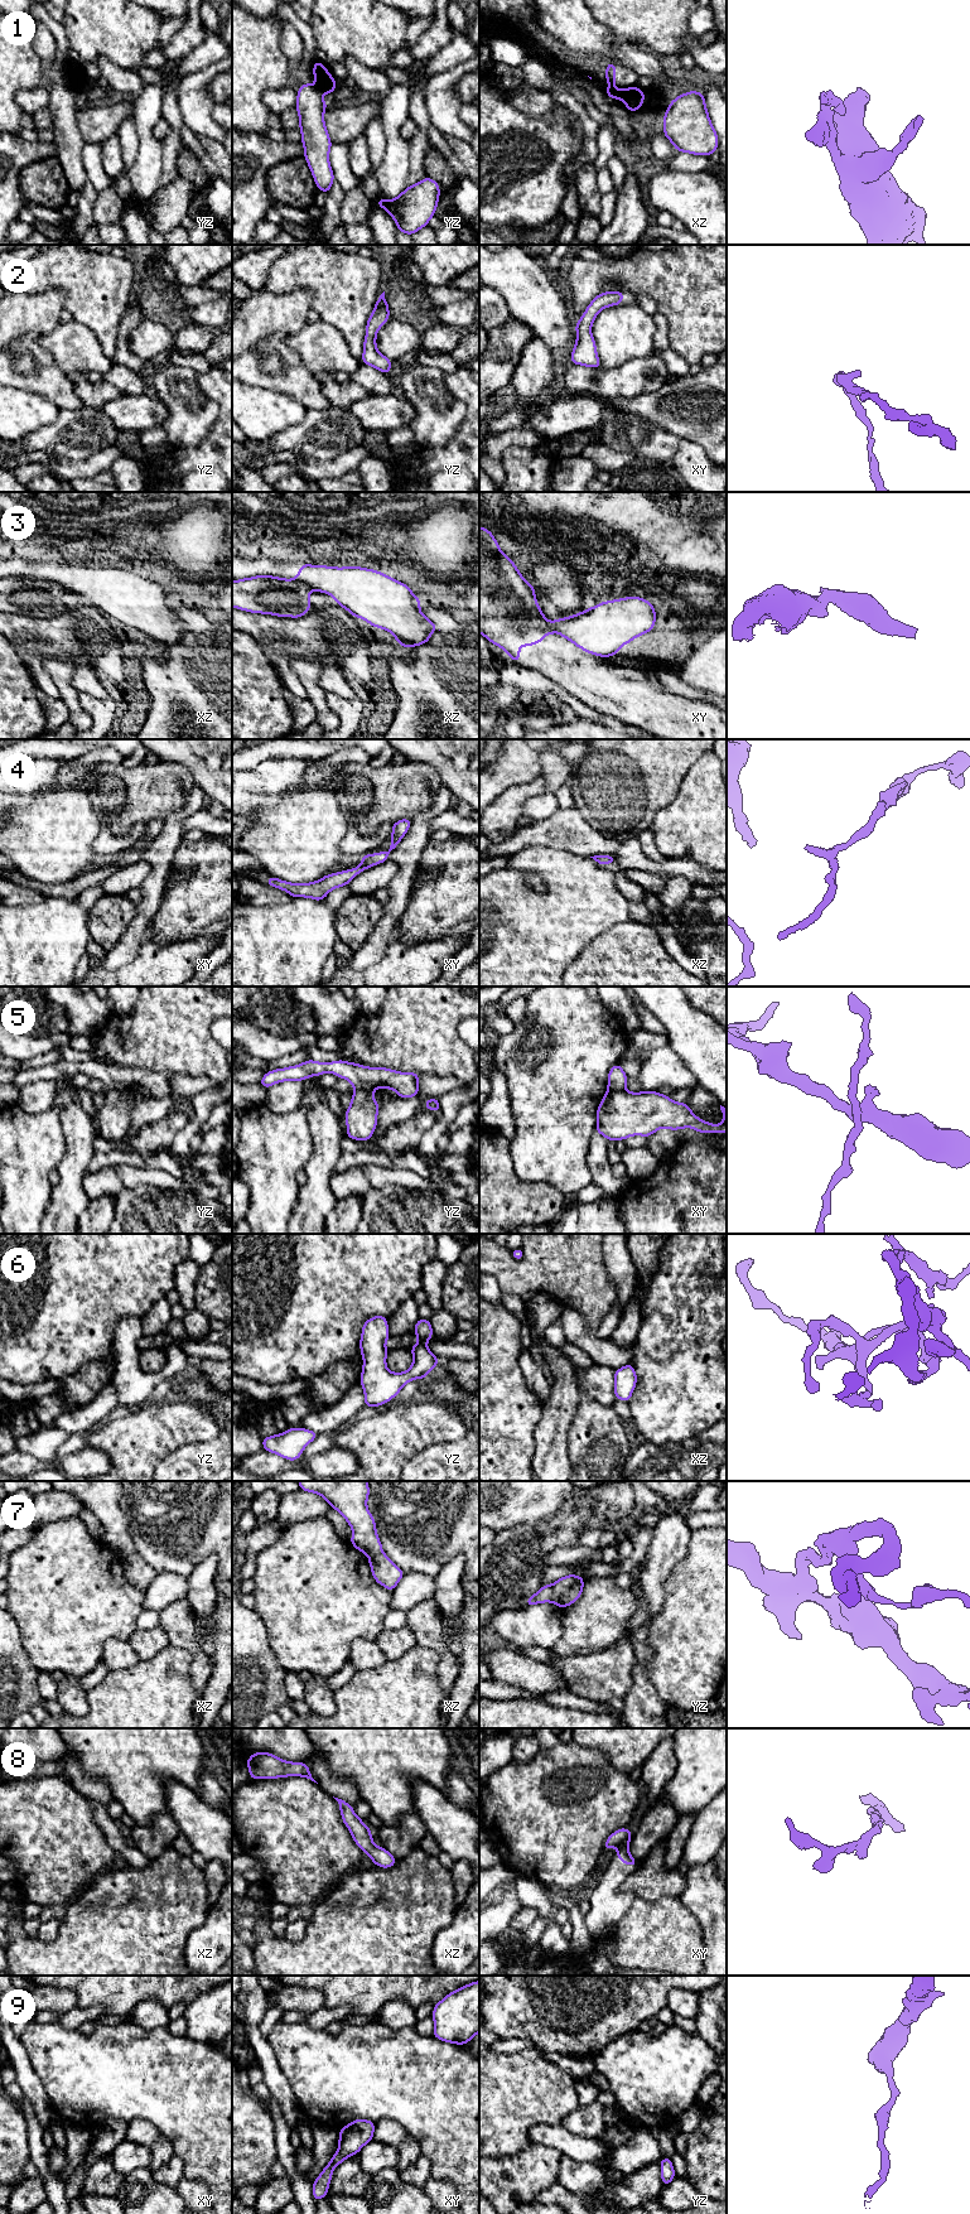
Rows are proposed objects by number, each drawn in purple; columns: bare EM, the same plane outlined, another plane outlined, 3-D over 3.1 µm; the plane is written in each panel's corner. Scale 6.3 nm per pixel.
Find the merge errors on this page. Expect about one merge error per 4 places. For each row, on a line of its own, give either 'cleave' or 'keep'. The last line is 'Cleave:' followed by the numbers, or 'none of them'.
1: cleave
2: keep
3: cleave
4: keep
5: cleave
6: keep
7: cleave
8: keep
9: keep
Cleave: 1, 3, 5, 7

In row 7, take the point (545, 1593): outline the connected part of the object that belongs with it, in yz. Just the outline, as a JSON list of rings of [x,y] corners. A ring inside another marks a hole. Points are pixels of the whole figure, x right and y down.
[[[544,1584],[534,1596],[526,1598],[526,1607],[552,1601],[552,1588],[549,1584]]]

